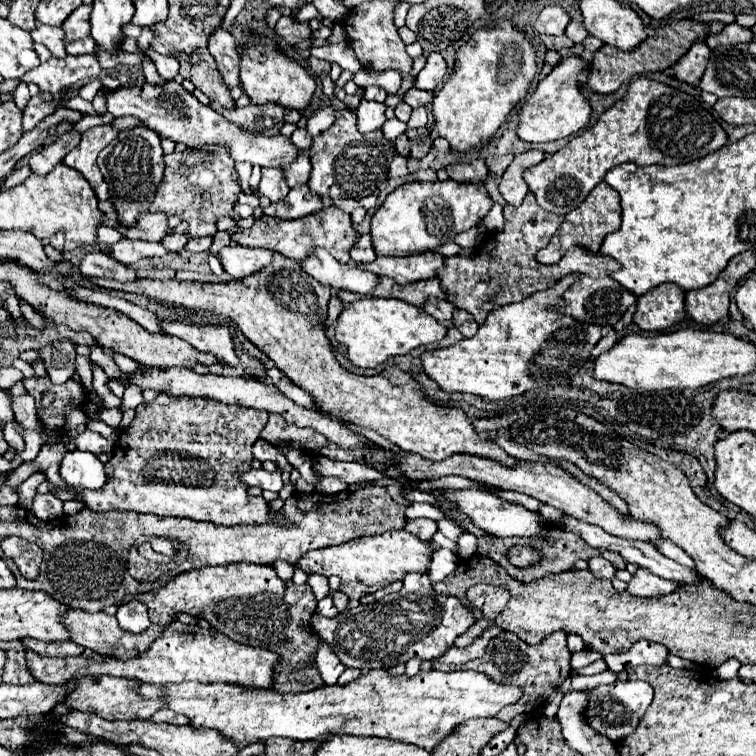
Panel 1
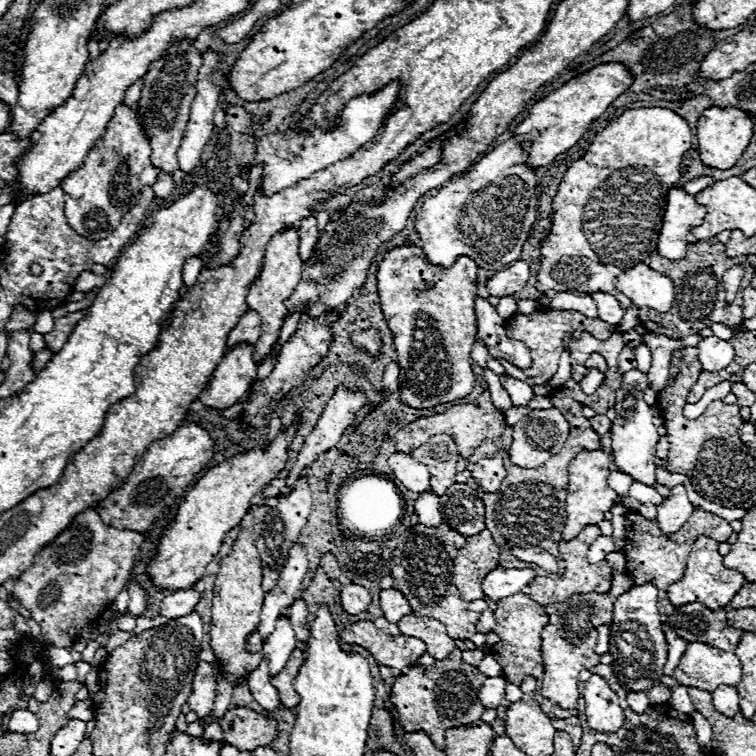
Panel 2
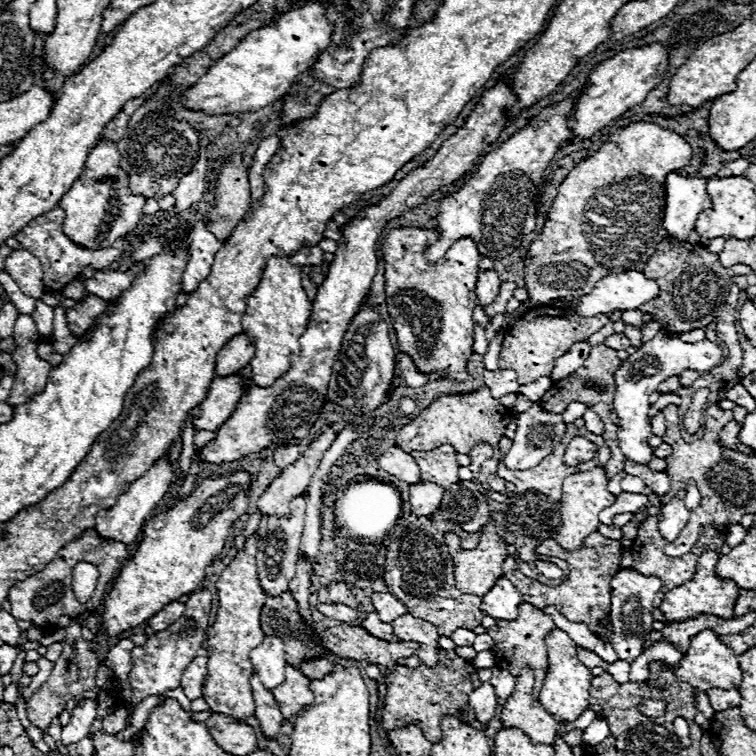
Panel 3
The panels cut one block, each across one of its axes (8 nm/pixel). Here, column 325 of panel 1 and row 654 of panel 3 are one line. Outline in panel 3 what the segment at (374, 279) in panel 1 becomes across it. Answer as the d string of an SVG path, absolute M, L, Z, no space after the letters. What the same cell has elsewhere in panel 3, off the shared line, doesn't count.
M266 636L264 642L250 652L250 662L252 672L260 676L264 688L272 690L284 682L286 658L284 658L284 644L278 638Z

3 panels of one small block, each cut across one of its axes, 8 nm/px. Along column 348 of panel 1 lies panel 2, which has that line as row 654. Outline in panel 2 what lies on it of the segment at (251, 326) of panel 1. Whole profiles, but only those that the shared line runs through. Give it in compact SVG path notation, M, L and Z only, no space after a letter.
M370 620L354 622L344 628L340 638L348 644L364 646L376 662L390 668L404 668L418 662L426 654L426 644L412 636L388 636L380 632Z

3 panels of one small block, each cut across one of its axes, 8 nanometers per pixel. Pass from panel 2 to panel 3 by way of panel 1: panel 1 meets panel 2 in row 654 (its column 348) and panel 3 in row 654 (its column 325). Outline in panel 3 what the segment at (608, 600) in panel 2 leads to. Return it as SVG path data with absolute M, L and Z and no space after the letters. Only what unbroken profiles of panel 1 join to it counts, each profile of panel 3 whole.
M554 628L546 638L546 646L548 646L548 664L550 666L548 666L548 674L546 674L538 700L546 712L552 712L554 718L560 718L564 722L576 722L580 718L580 714L588 708L592 674L586 666L582 666L576 660L574 642L568 638L568 634L564 630Z

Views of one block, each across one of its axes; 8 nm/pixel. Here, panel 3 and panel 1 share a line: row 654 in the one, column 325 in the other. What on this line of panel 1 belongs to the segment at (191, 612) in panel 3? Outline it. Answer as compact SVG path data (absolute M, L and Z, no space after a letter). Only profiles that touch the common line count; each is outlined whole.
M344 108L344 110L338 110L336 112L336 122L322 134L318 134L312 142L312 148L310 148L310 162L312 162L312 176L310 176L310 182L308 186L312 188L314 194L322 196L322 198L330 198L330 200L338 200L338 198L354 198L354 200L360 200L364 196L370 196L378 190L378 184L384 182L388 178L388 166L392 162L392 158L396 156L396 150L392 148L392 140L386 140L384 134L382 134L382 128L380 132L368 132L368 134L362 134L358 132L356 128L356 112L350 110L350 108Z

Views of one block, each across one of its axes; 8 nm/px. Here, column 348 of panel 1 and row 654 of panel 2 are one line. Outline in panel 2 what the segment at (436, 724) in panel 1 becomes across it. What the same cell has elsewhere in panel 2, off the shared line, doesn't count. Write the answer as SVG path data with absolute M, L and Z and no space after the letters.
M692 642L674 670L674 678L684 686L714 692L720 684L736 686L742 678L742 664L734 652L724 652L702 642Z

